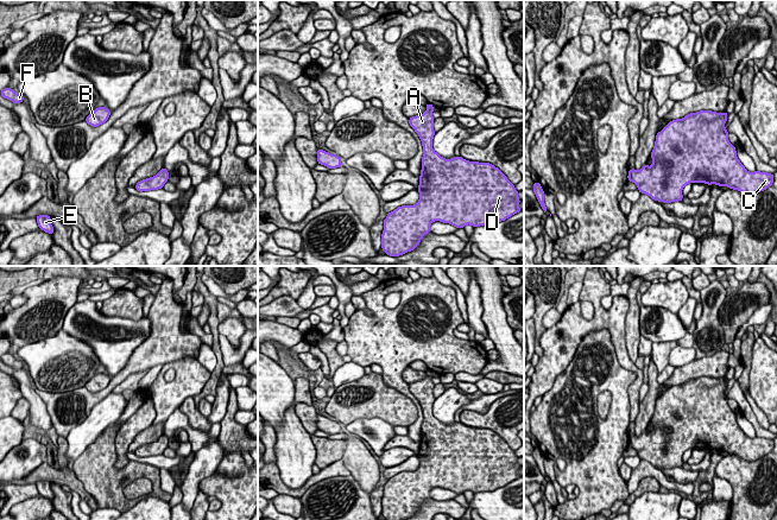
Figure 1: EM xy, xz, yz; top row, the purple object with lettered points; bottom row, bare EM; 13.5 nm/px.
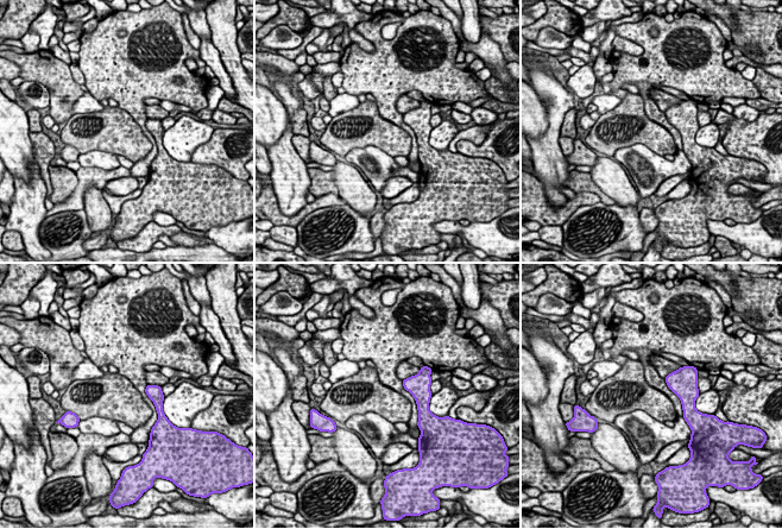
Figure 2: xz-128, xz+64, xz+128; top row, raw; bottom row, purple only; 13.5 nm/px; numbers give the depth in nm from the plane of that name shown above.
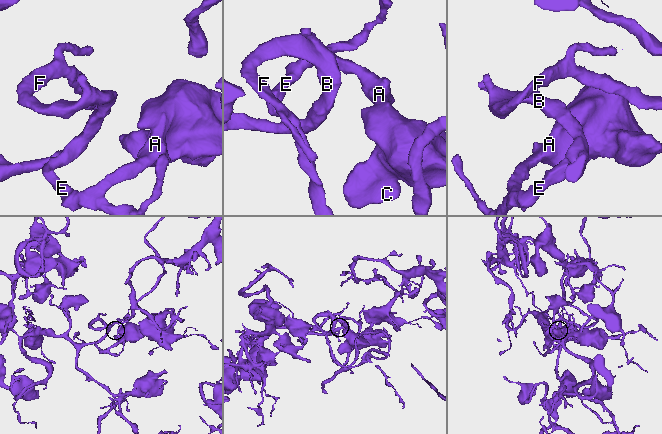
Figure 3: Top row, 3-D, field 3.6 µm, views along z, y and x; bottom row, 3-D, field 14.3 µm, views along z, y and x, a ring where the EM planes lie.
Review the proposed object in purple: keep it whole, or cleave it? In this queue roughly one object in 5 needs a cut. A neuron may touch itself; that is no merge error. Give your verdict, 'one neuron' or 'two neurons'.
one neuron

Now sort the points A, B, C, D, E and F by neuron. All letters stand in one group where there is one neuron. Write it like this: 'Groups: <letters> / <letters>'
Groups: A B C D E F

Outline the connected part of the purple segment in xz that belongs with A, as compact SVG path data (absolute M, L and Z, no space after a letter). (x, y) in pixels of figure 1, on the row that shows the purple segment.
M434 106L425 107L425 113L409 119L424 152L417 188L419 201L398 207L384 220L381 249L390 256L413 251L435 221L475 228L493 226L522 211L514 184L498 167L456 156L444 159L434 151Z

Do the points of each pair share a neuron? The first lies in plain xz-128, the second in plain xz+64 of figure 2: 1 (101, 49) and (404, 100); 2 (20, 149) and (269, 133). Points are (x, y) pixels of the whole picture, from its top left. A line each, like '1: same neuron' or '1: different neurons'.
1: different neurons
2: same neuron

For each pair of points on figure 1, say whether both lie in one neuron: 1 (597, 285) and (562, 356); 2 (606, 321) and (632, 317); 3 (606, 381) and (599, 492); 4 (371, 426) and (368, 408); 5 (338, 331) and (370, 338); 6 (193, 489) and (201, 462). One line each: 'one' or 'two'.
1: one
2: two
3: one
4: two
5: two
6: one

